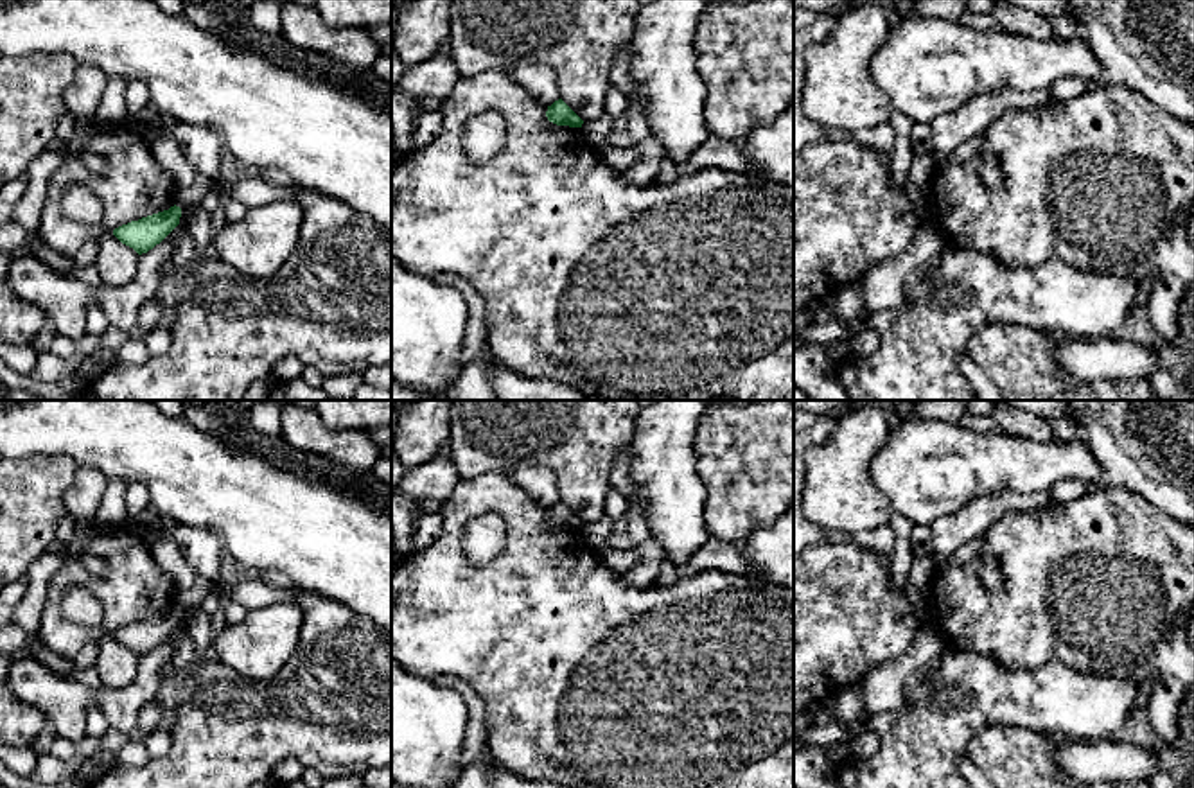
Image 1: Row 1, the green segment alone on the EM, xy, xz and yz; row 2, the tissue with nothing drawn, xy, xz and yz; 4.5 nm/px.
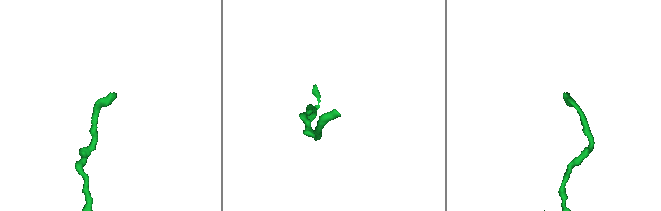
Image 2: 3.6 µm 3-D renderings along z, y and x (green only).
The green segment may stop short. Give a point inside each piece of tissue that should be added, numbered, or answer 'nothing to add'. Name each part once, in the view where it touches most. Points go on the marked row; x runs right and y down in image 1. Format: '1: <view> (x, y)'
nothing to add

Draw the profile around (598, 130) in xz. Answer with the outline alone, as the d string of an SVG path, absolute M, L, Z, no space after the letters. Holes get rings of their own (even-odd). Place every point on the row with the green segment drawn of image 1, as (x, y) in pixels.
M603 113L596 120L584 122L582 131L594 144L605 144L609 135L610 135L610 131L612 131L612 124L614 124L614 120L607 113Z

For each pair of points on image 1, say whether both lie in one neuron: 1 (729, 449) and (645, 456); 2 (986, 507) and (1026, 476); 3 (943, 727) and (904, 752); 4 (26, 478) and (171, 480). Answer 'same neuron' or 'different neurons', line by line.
1: different neurons
2: different neurons
3: same neuron
4: different neurons

